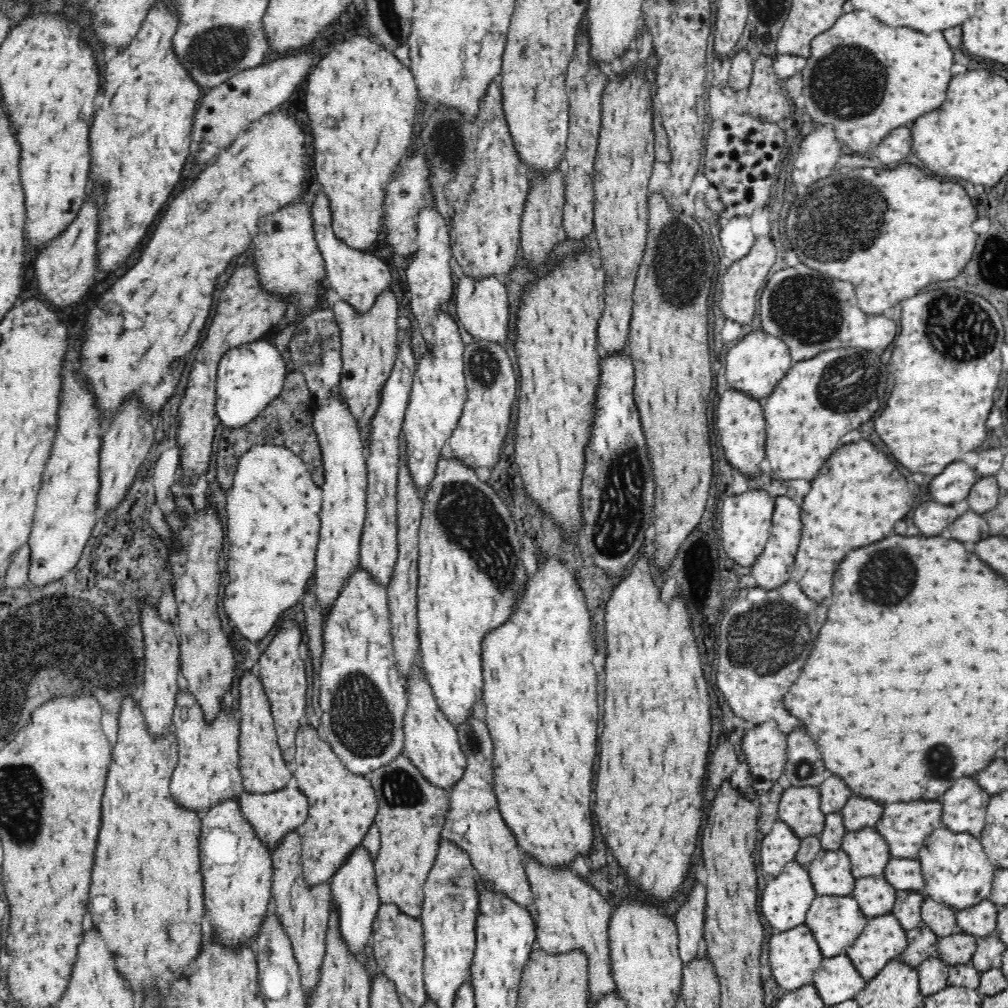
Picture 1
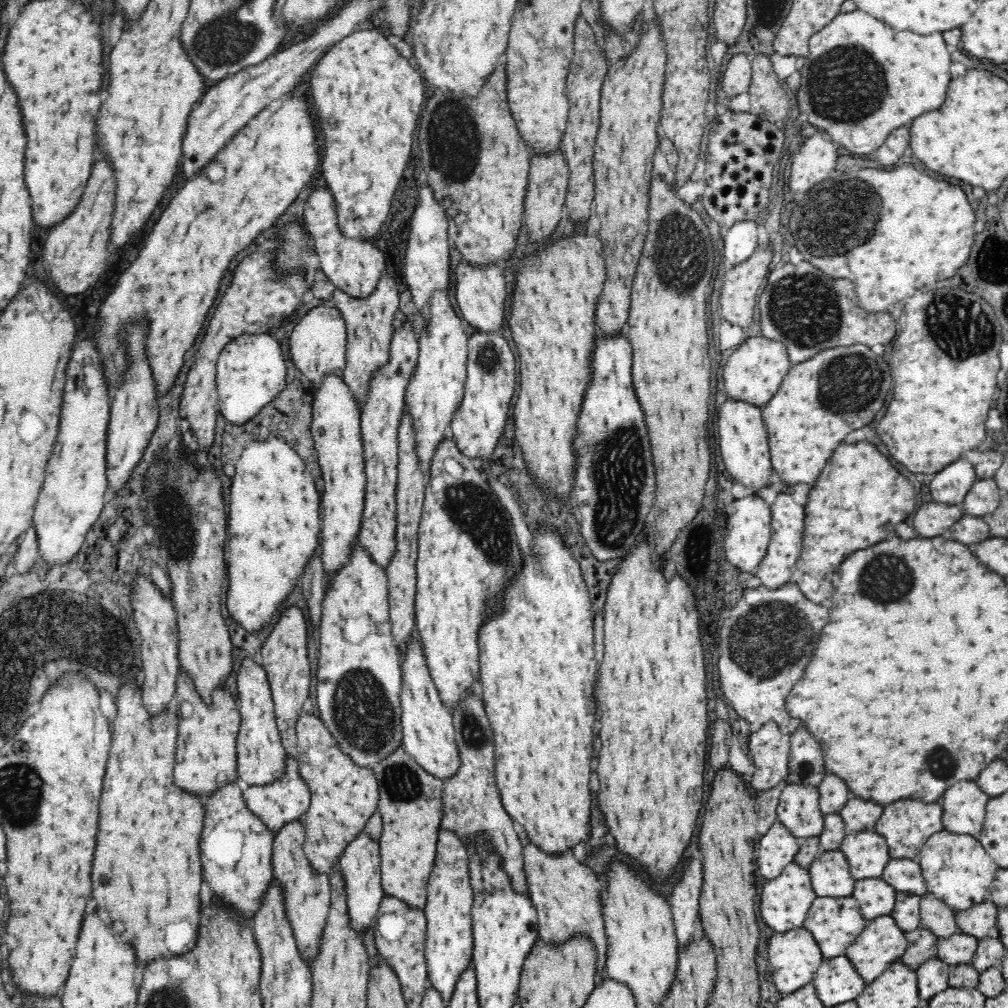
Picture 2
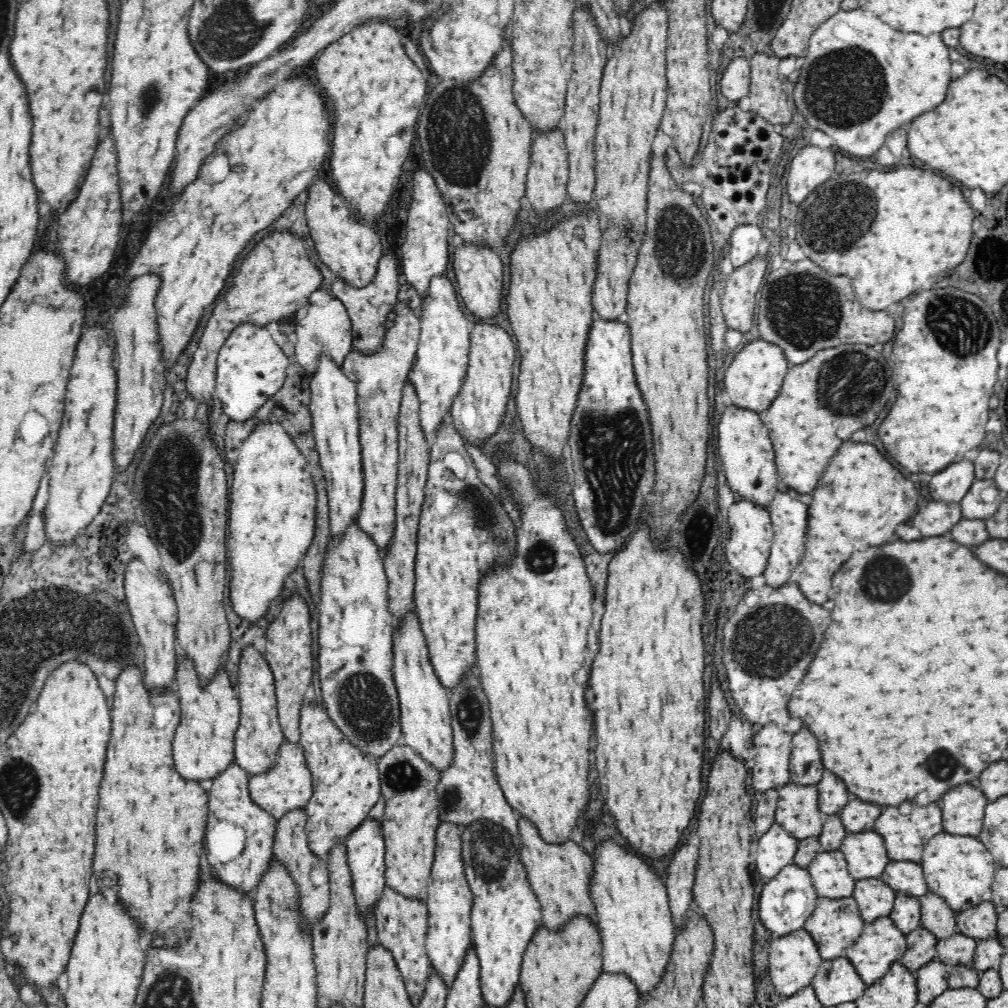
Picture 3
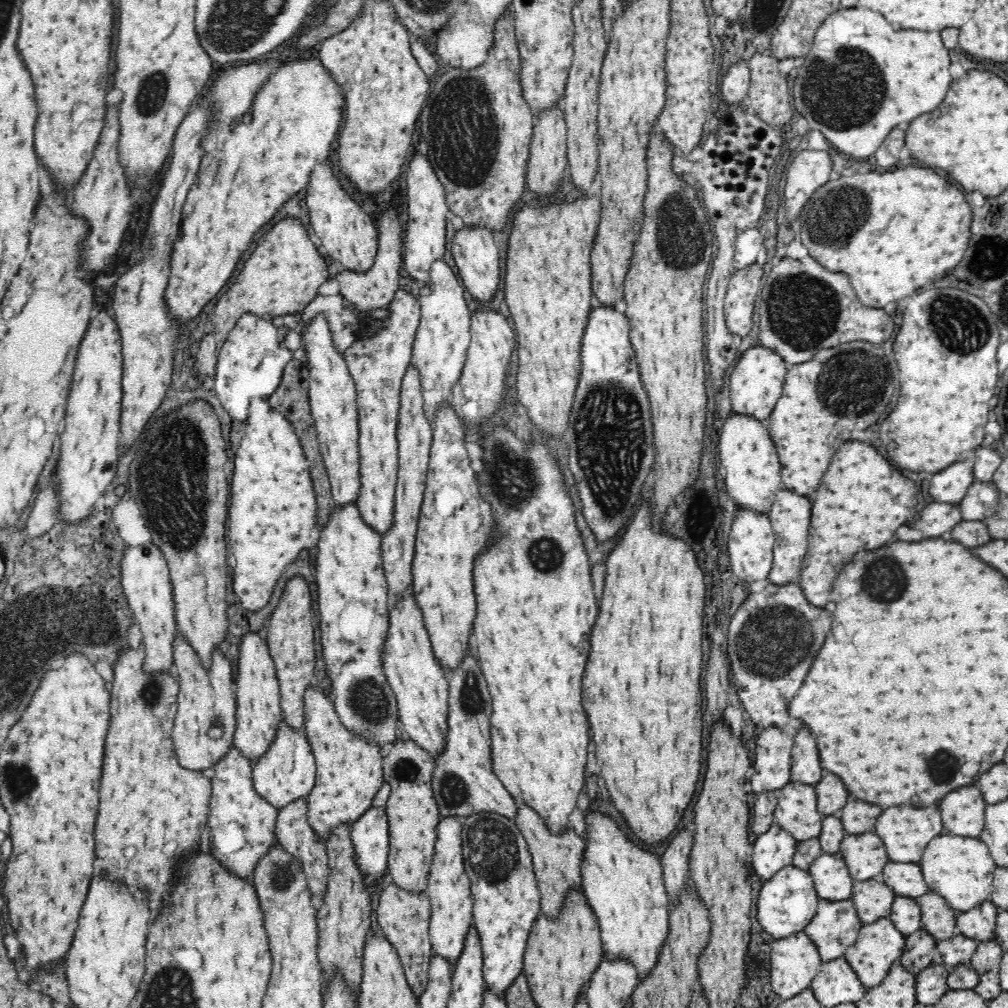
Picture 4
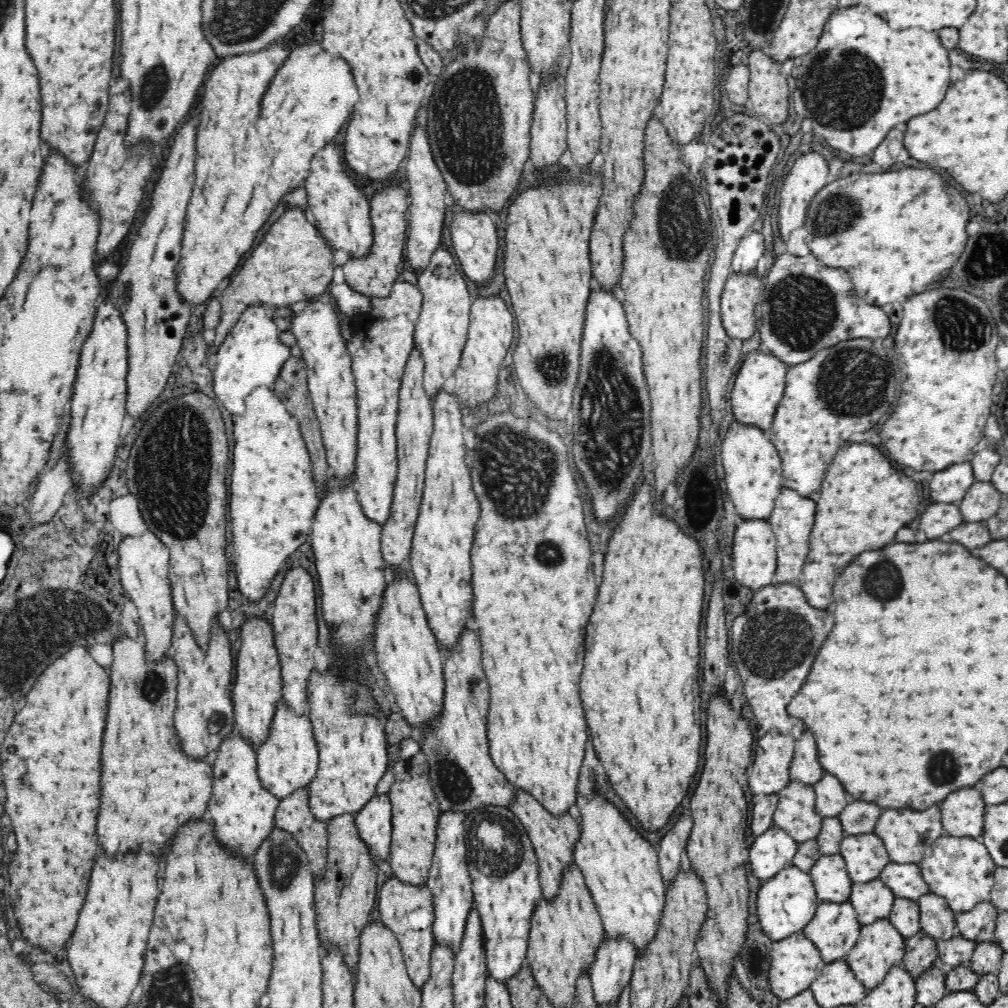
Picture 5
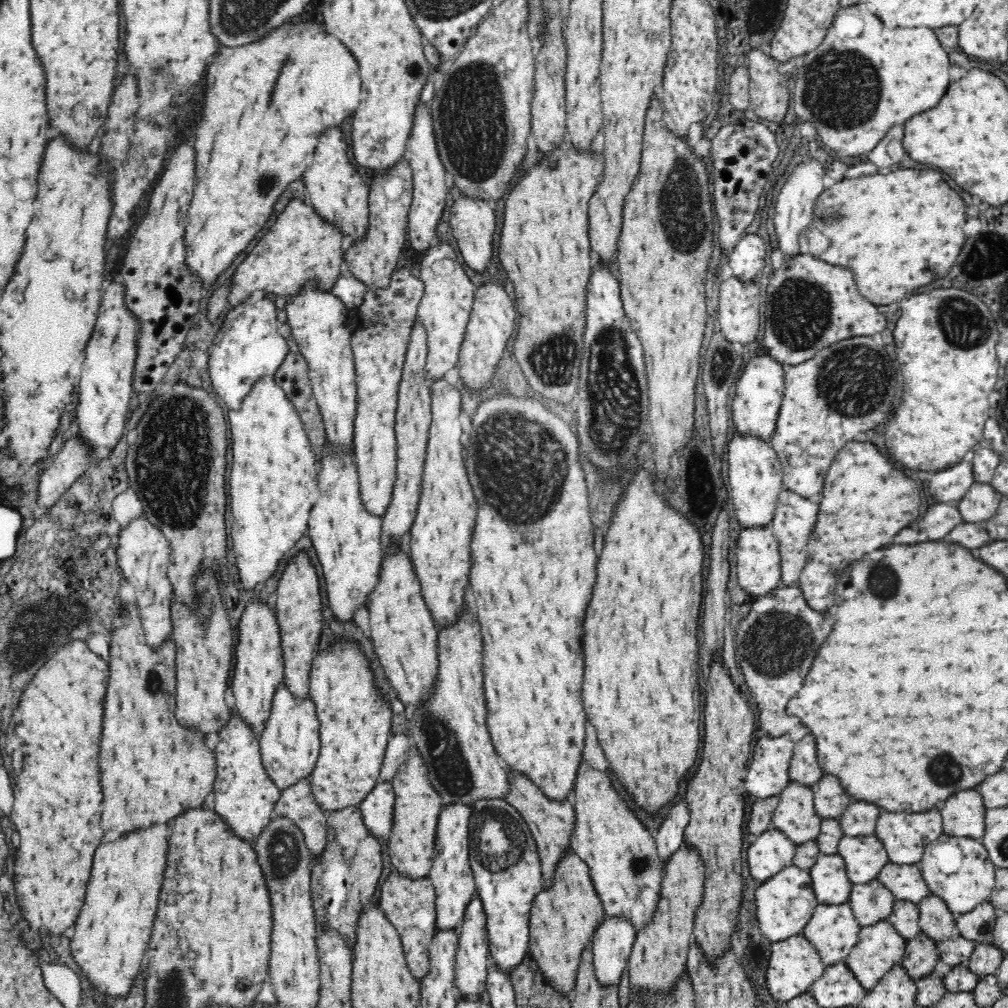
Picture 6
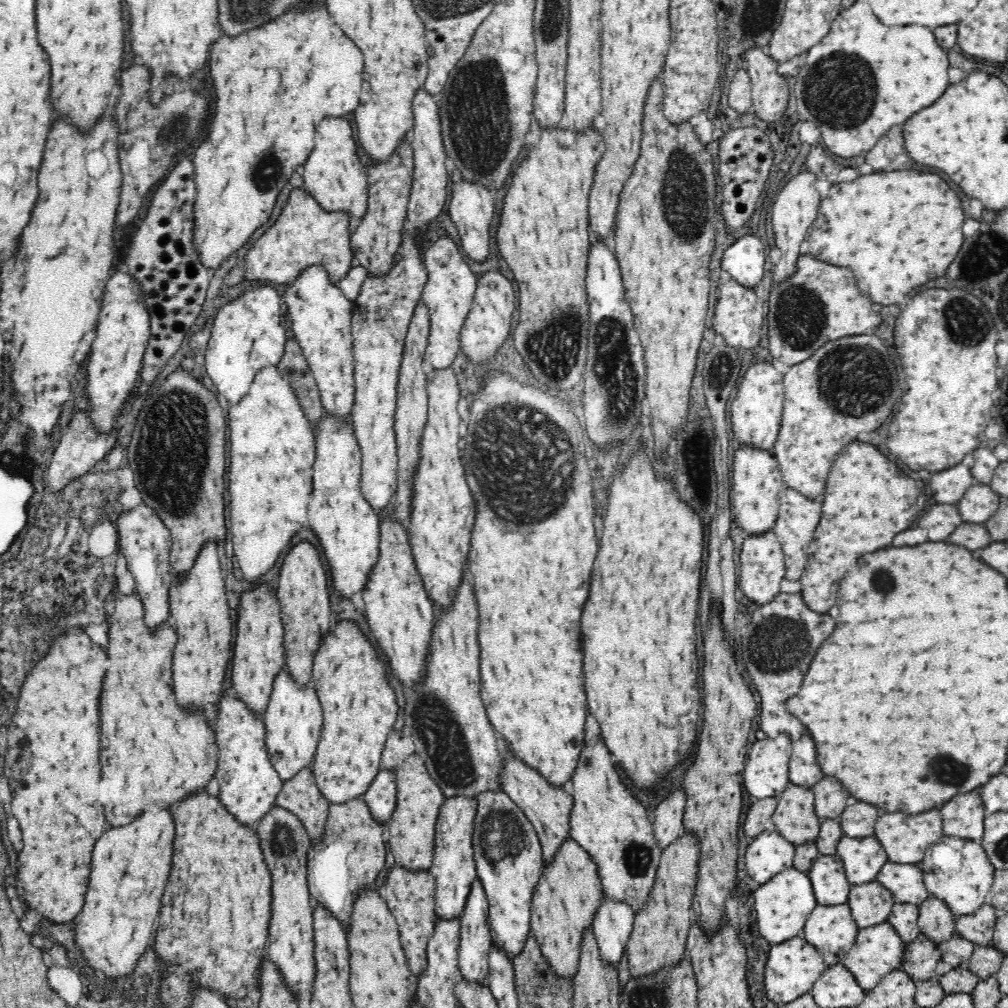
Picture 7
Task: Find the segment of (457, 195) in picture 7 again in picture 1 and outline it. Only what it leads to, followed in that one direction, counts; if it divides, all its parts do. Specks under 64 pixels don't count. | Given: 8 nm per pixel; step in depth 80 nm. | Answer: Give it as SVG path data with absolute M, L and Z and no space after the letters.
M463 275L458 282L456 292L456 312L458 320L476 341L488 341L503 347L508 338L508 324L510 322L510 305L506 288L497 278L486 278L477 282L473 278Z

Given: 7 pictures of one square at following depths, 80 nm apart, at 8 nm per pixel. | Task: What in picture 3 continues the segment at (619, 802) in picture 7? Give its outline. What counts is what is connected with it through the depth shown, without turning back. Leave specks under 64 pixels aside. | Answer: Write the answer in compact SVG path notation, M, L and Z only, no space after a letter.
M610 839L598 845L593 863L590 894L599 918L603 971L628 975L639 996L647 997L663 979L677 935L666 885L646 859Z

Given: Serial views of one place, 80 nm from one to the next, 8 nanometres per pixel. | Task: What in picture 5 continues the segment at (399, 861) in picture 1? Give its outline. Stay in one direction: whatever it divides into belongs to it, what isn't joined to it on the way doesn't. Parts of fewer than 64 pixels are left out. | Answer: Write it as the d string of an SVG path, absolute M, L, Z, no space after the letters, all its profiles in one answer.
M414 737L404 738L396 744L396 751L394 757L388 754L387 765L387 769L394 775L394 784L388 792L392 805L392 834L388 860L392 876L407 885L420 887L427 884L442 812L431 785L428 757L419 741Z

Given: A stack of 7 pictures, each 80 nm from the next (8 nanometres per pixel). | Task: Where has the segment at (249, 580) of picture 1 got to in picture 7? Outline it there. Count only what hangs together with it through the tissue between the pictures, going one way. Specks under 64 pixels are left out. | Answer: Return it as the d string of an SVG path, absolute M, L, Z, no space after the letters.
M277 367L259 370L249 388L250 392L228 411L230 428L230 468L228 468L228 492L230 492L230 534L234 554L246 580L258 580L266 574L280 554L288 548L290 540L309 526L307 517L313 491L316 441L311 422L304 417L288 381Z

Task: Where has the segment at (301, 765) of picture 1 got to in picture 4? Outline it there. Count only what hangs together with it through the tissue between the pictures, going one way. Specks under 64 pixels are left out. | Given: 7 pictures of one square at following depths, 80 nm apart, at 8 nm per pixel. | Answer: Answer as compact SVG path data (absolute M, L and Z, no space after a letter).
M307 688L304 696L303 734L308 739L315 759L315 785L307 796L308 824L326 844L333 830L340 825L353 825L370 807L378 789L383 785L384 752L376 745L368 745L362 737L350 733L340 723L334 703L324 690Z

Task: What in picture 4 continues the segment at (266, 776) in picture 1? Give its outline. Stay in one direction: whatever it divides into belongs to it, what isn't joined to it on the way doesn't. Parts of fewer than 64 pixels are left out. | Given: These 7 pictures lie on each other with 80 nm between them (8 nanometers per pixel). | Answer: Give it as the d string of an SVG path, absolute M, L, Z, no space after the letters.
M246 634L238 649L235 687L237 693L237 723L233 734L233 746L242 753L253 766L258 764L276 740L281 721L280 690L276 676L276 667L270 657L267 643L259 634Z

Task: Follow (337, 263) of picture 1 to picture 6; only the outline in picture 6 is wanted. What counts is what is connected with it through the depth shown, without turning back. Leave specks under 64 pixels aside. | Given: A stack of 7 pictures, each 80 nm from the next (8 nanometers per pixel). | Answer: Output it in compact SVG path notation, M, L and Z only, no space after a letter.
M340 128L328 130L319 138L314 161L303 176L305 192L303 202L313 207L328 225L336 227L342 237L350 238L352 245L365 239L369 227L369 190L364 176L348 156L348 144Z

